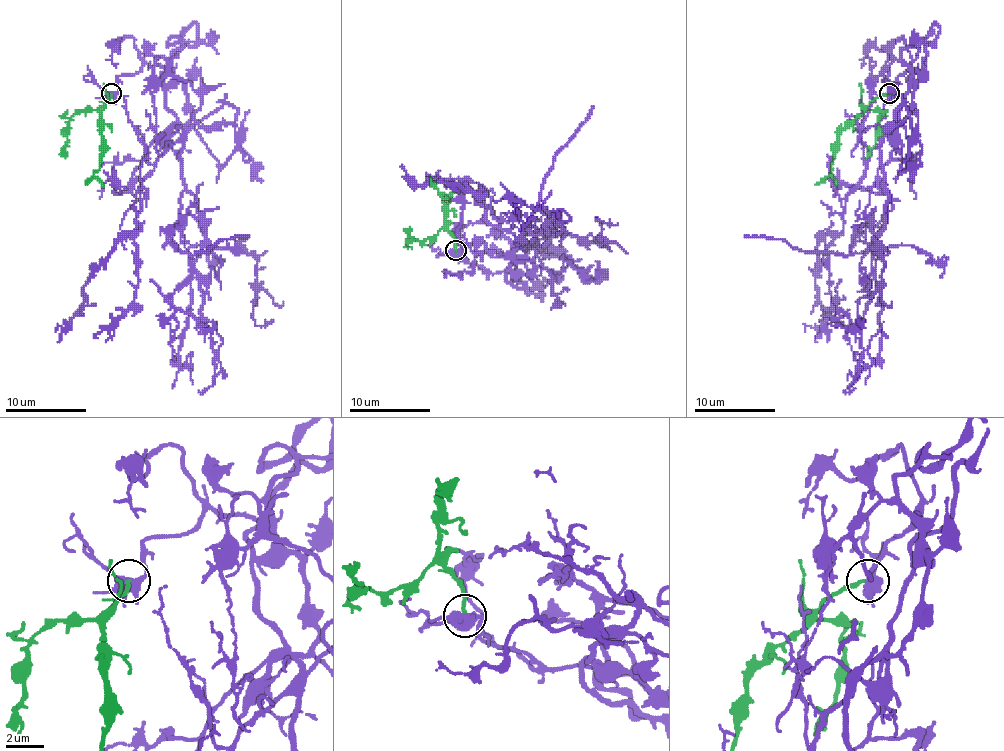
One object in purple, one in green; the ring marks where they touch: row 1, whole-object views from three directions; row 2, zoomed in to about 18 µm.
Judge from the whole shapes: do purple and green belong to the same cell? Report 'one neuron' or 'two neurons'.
one neuron

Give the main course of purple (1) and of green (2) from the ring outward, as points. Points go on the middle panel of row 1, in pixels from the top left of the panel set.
1: (456, 251), (490, 273), (515, 273), (525, 241), (539, 249), (549, 237), (523, 241), (535, 217), (537, 227)
2: (456, 251), (456, 239), (448, 231), (444, 192), (436, 188), (430, 176)

